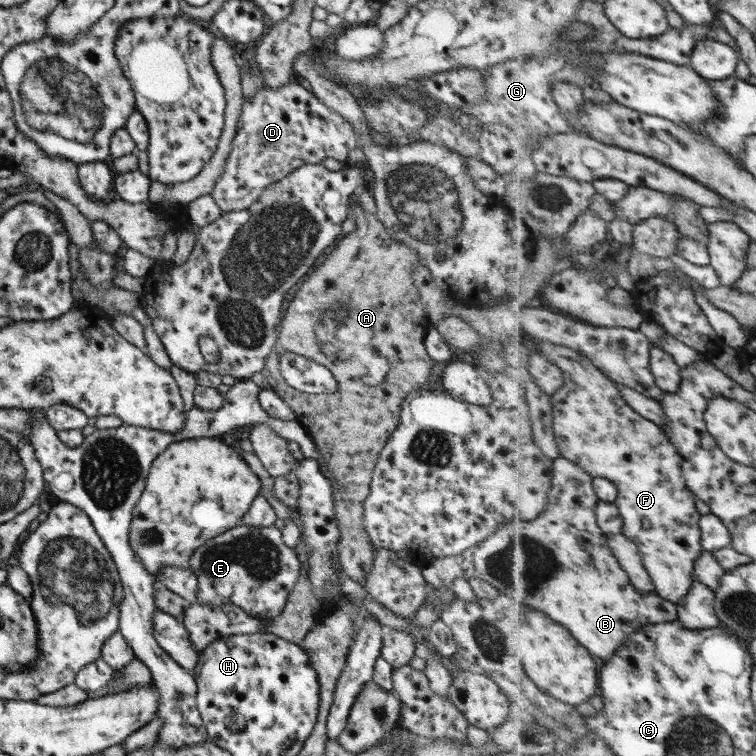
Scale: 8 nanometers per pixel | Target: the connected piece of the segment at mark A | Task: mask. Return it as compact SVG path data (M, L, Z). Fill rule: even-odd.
M355 192L349 201L349 214L354 217L355 231L338 240L315 271L311 270L301 282L299 290L285 307L283 318L277 326L275 344L267 355L263 368L248 379L260 390L277 393L289 405L296 416L294 420L310 434L325 468L340 486L333 493L333 512L339 530L336 546L338 563L352 581L362 582L369 575L375 551L362 524L363 500L369 494L370 477L379 451L396 428L401 401L406 394L427 382L433 361L423 347L426 329L431 326L431 322L426 317L419 291L410 275L410 268L418 263L417 253L405 243L397 242L386 230L364 234L363 221L369 214L358 206L358 202L354 202L353 196ZM284 352L304 356L327 368L337 382L337 390L331 394L307 394L290 387L278 367L279 355Z

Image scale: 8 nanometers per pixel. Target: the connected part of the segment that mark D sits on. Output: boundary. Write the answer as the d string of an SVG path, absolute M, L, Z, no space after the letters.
M288 82L281 88L260 85L249 100L243 99L223 172L208 195L223 213L245 210L268 184L281 180L298 166L321 164L323 158L345 163L347 152L355 147L358 138L352 126L340 114L330 112L311 90L298 82Z

